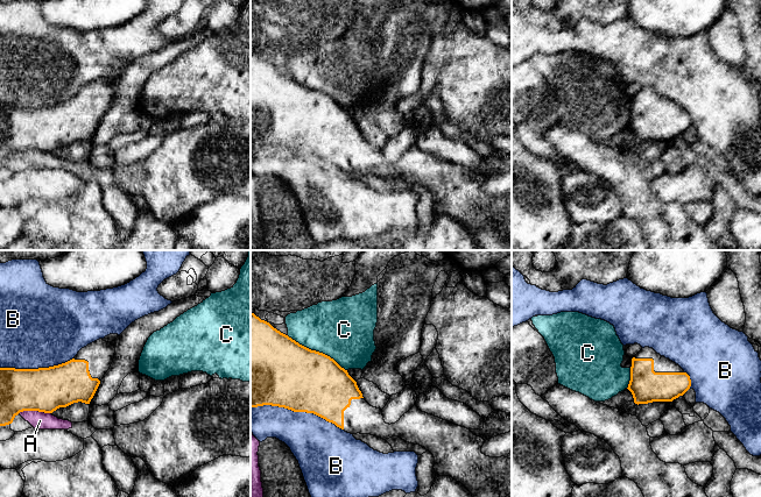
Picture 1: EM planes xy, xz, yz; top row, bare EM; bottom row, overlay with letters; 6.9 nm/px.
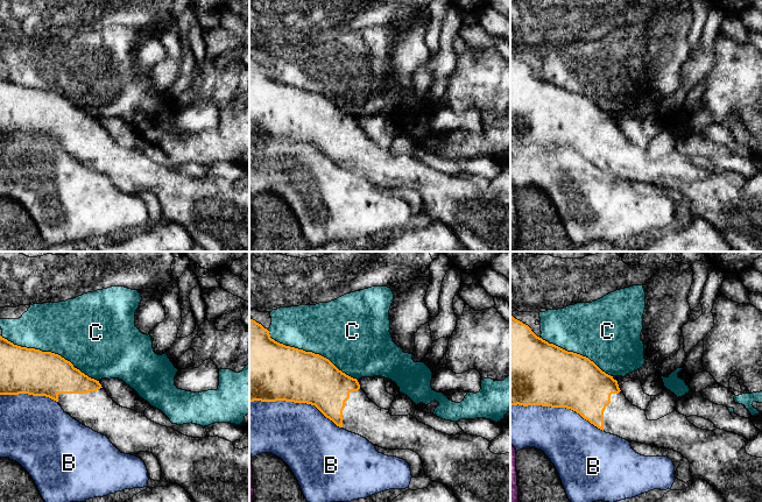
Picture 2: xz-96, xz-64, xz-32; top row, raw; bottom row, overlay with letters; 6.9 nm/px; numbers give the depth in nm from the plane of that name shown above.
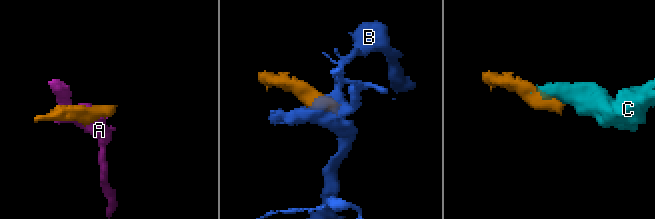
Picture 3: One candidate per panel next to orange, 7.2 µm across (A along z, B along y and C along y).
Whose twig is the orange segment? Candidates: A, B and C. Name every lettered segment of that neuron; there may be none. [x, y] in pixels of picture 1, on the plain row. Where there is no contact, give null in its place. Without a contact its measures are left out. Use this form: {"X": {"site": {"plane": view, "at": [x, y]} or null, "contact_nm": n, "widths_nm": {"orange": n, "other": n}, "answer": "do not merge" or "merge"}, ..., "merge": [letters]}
{"A": {"site": {"plane": "xy", "at": [34, 149]}, "contact_nm": 240, "widths_nm": {"orange": 300, "other": 120}, "answer": "do not merge"}, "B": {"site": {"plane": "xz", "at": [297, 150]}, "contact_nm": 650, "widths_nm": {"orange": 440, "other": 340}, "answer": "do not merge"}, "C": {"site": {"plane": "xz", "at": [317, 91]}, "contact_nm": 480, "widths_nm": {"orange": 460, "other": 420}, "answer": "do not merge"}, "merge": []}

